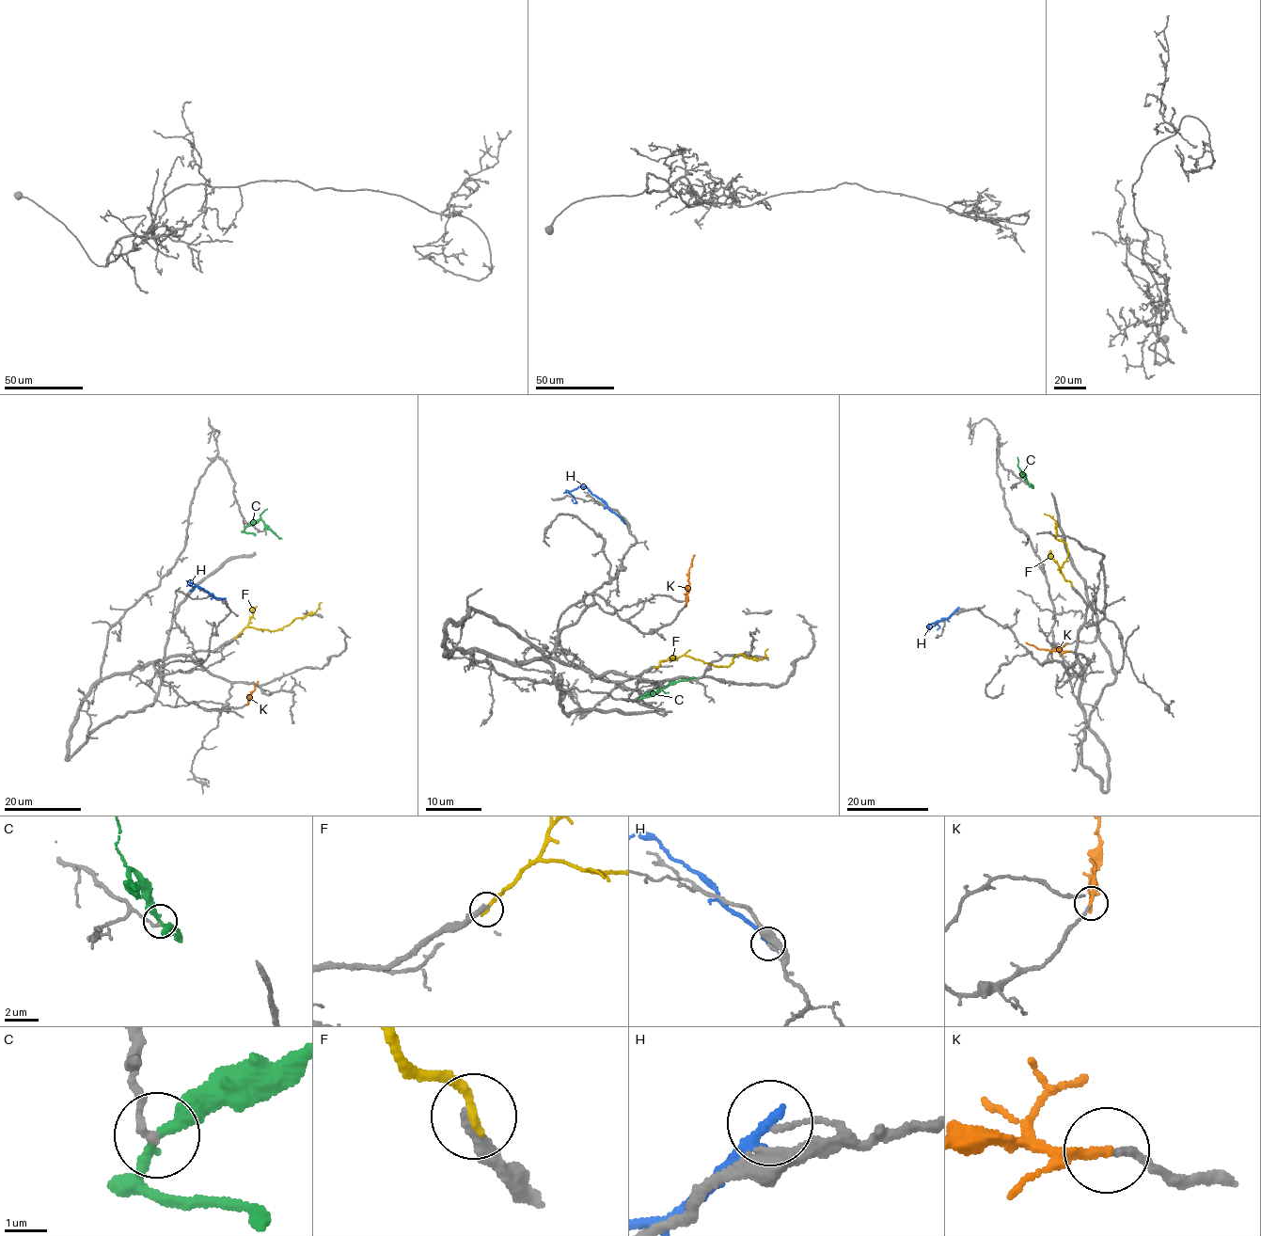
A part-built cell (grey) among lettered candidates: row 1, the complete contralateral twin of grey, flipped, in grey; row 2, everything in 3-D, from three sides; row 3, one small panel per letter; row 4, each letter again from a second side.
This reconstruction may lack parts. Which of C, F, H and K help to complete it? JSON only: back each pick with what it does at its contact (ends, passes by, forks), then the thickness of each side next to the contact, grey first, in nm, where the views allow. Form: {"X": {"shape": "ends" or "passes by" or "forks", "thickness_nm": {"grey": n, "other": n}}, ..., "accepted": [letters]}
{"K": {"shape": "ends", "thickness_nm": {"grey": 170, "other": 220}}, "accepted": ["K"]}

